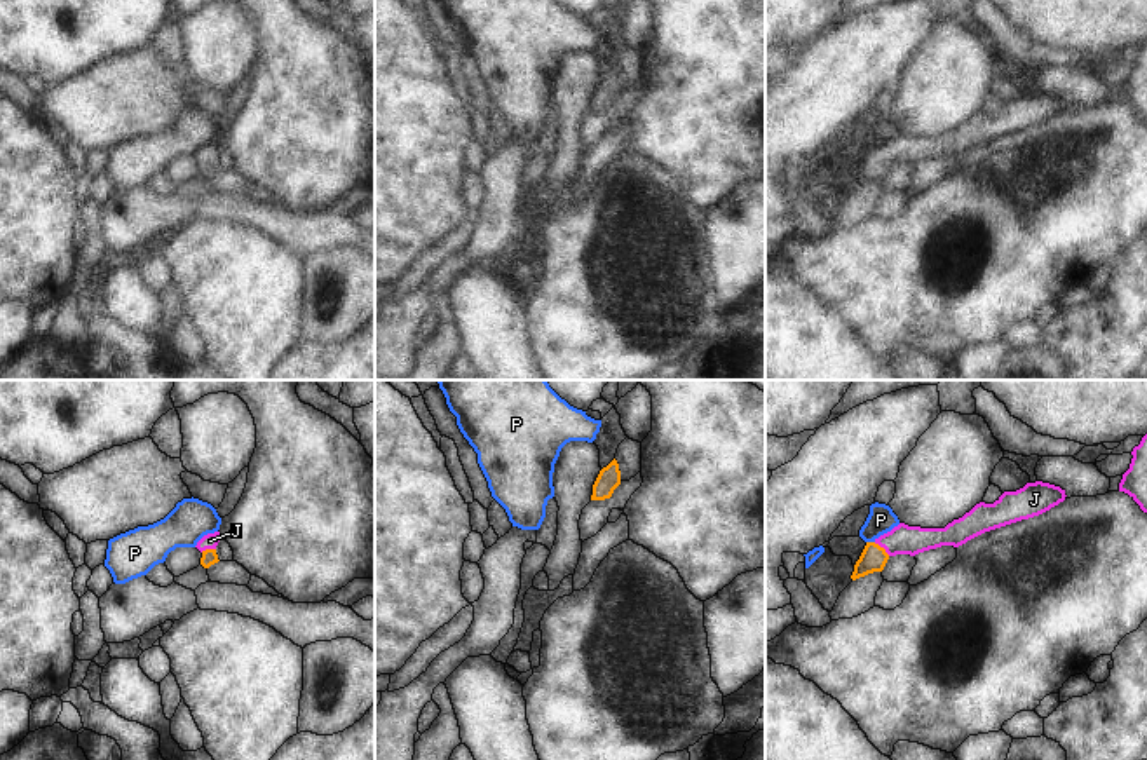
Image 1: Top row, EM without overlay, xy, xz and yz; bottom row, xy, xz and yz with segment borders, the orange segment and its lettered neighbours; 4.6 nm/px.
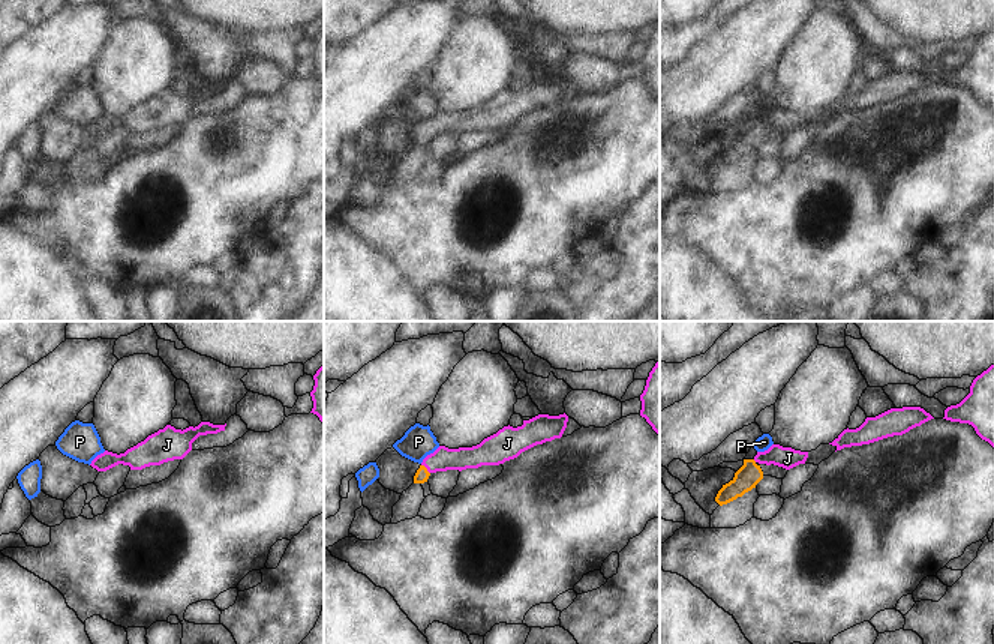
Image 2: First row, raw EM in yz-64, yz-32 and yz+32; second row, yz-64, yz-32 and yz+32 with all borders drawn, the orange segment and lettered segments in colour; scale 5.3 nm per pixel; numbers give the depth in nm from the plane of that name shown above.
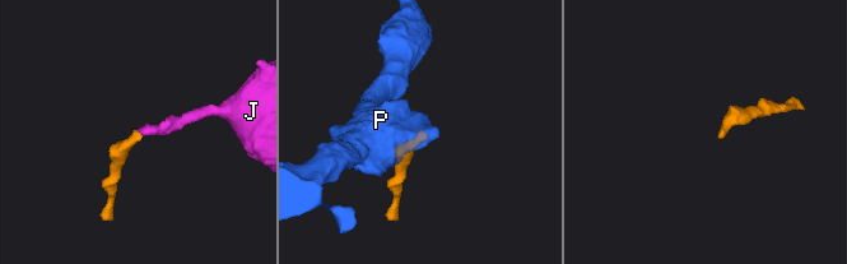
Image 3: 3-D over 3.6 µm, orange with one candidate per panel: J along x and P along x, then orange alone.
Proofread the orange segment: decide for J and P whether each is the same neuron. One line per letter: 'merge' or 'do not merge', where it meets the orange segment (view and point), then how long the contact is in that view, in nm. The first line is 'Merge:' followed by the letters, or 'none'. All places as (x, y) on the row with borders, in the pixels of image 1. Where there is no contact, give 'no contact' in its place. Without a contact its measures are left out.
Merge: J
J: merge; contact yz (882, 548); length 100 nm
P: do not merge; contact yz (870, 542); length 40 nm

